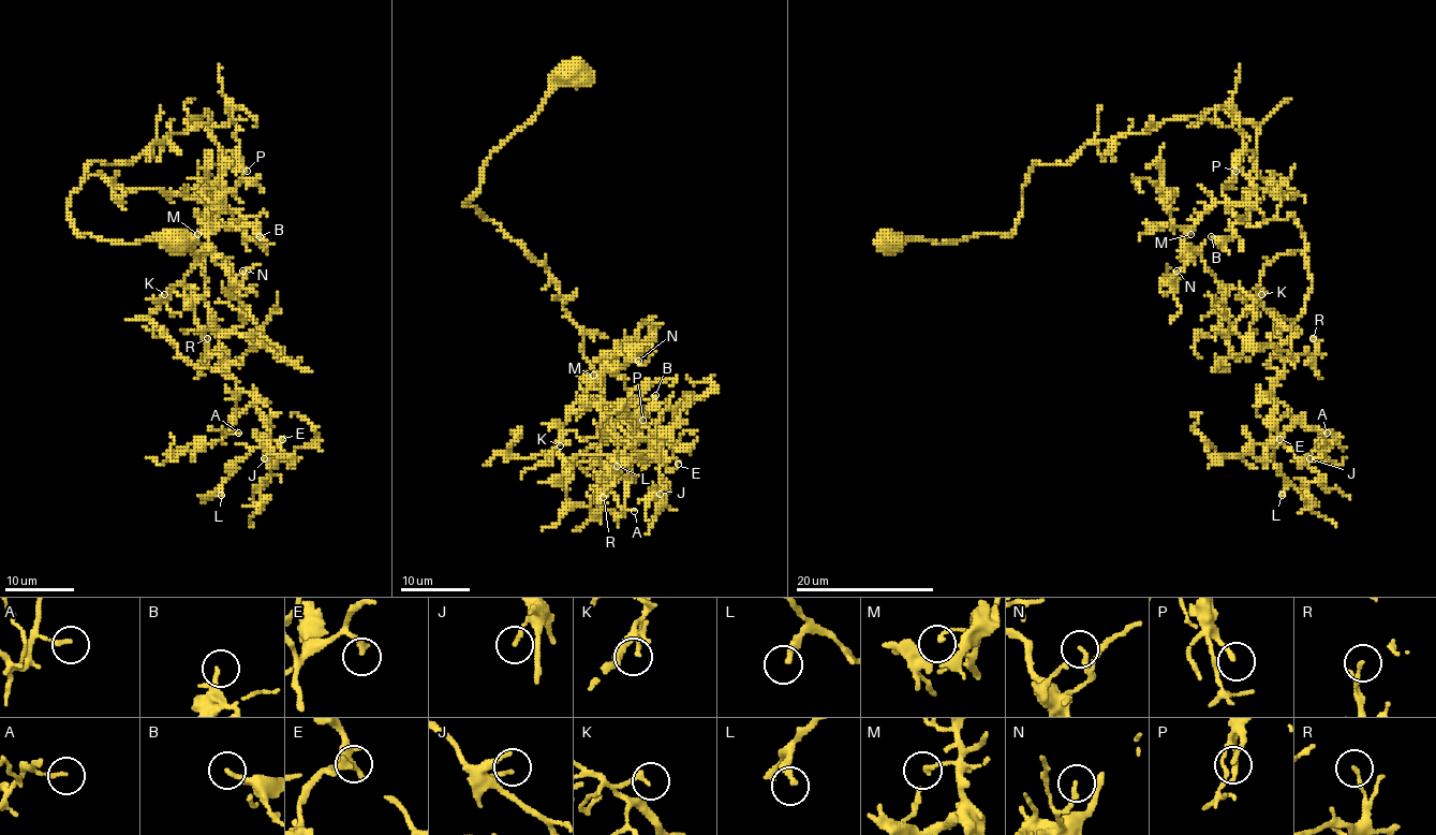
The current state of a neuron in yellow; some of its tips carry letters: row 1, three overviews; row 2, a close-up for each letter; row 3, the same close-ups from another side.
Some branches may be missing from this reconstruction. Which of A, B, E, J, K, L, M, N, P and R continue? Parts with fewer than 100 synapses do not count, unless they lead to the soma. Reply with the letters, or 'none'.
none

